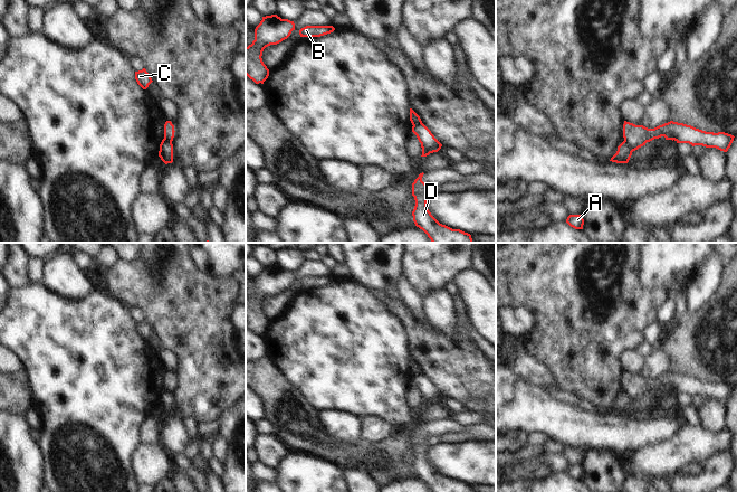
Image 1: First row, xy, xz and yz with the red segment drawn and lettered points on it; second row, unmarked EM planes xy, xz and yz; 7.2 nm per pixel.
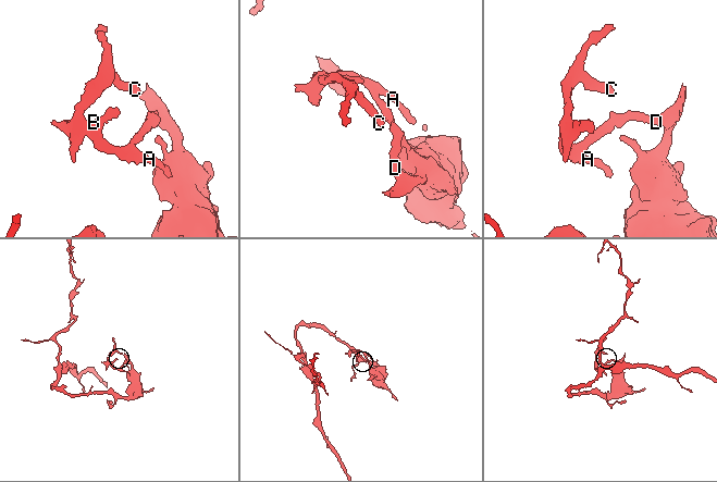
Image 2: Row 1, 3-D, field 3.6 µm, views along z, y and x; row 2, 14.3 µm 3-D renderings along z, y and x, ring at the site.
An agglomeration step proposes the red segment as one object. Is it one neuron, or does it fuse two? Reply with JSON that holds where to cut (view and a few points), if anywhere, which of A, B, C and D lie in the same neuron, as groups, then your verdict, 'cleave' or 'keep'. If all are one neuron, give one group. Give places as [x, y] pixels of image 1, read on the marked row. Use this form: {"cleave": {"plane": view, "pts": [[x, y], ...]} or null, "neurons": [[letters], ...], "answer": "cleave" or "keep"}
{"cleave": {"plane": "yz", "pts": [[624, 140], [632, 151]]}, "neurons": [["A", "B", "C"], ["D"]], "answer": "cleave"}

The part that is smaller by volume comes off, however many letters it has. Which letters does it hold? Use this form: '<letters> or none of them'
A, B, C

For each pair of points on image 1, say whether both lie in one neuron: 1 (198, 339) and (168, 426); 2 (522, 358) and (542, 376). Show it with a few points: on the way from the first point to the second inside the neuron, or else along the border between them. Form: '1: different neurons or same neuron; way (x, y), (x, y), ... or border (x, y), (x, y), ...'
1: different neurons; border (173, 412), (181, 418)
2: same neuron; way (526, 362), (537, 374)

